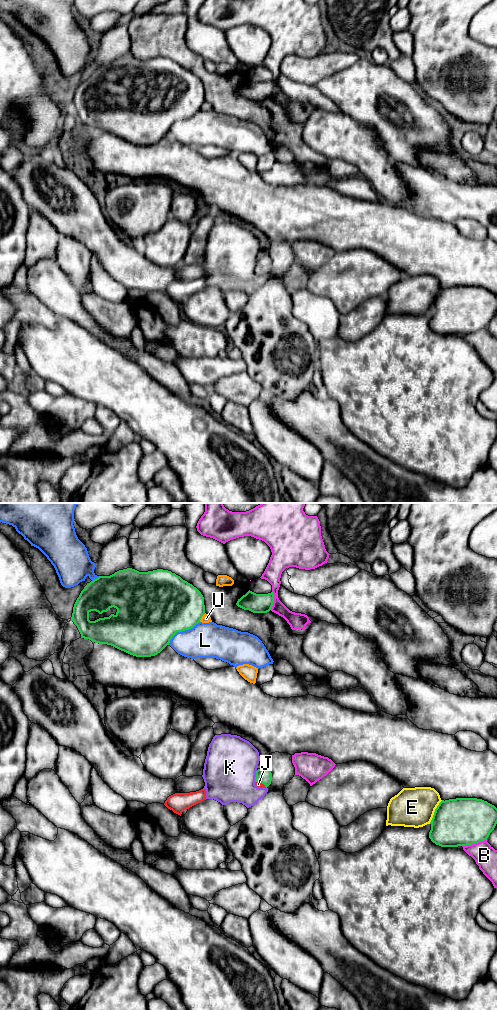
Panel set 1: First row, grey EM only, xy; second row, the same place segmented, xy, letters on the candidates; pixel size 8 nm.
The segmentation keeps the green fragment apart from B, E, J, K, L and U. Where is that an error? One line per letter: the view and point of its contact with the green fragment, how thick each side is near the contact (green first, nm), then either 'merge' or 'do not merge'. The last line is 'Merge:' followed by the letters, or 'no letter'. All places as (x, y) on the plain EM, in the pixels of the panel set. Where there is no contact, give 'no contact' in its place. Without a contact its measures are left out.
B: contact xy (474, 331); calibres 380 and 190 nm; do not merge
E: contact xy (434, 300); calibres 380 and 320 nm; do not merge
J: contact xy (261, 270); calibres 130 and 50 nm; merge
K: contact xy (256, 264); calibres 130 and 420 nm; do not merge
L: contact xy (182, 118); calibres 480 and 280 nm; do not merge
U: contact xy (201, 105); calibres 440 and 70 nm; do not merge
Merge: J

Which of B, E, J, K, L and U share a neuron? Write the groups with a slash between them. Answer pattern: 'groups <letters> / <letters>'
groups B / E / J / K / L / U

